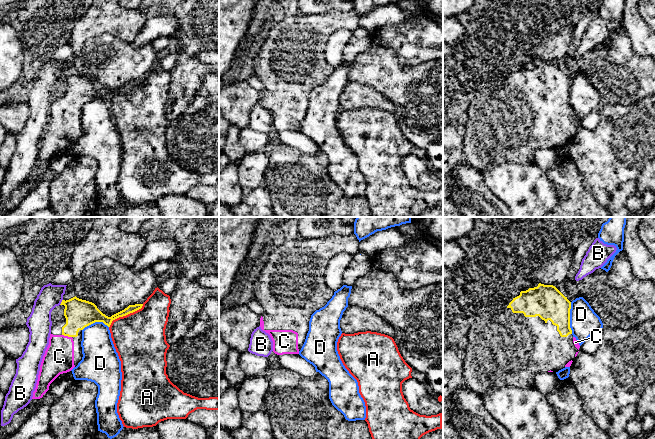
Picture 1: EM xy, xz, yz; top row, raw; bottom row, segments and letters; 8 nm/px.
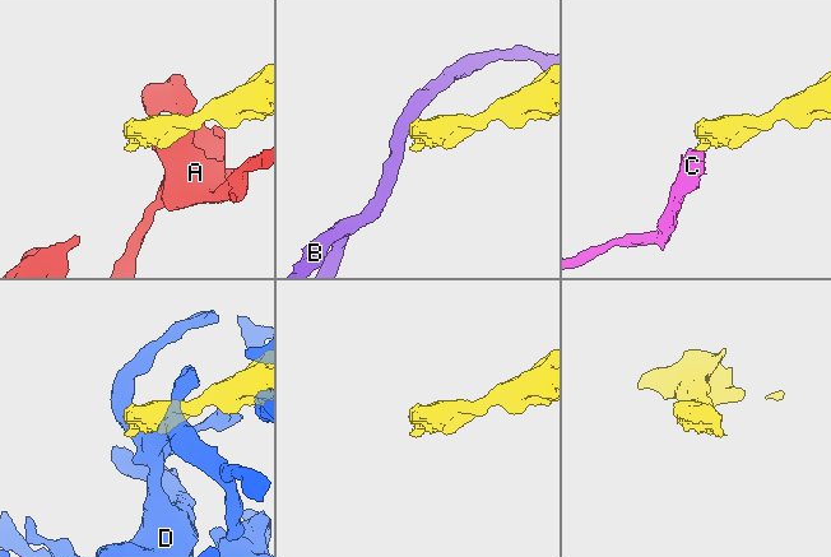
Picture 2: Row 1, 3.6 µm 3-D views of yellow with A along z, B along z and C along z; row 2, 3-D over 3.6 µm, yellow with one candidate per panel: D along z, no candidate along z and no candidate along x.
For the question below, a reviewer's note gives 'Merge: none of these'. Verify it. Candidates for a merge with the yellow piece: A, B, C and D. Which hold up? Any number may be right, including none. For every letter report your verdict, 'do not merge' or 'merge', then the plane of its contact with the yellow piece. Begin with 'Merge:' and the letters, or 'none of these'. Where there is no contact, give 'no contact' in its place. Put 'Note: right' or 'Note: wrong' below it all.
Merge: C
A: do not merge | xy
B: do not merge | xy
C: merge | xy
D: do not merge | yz
Note: wrong

